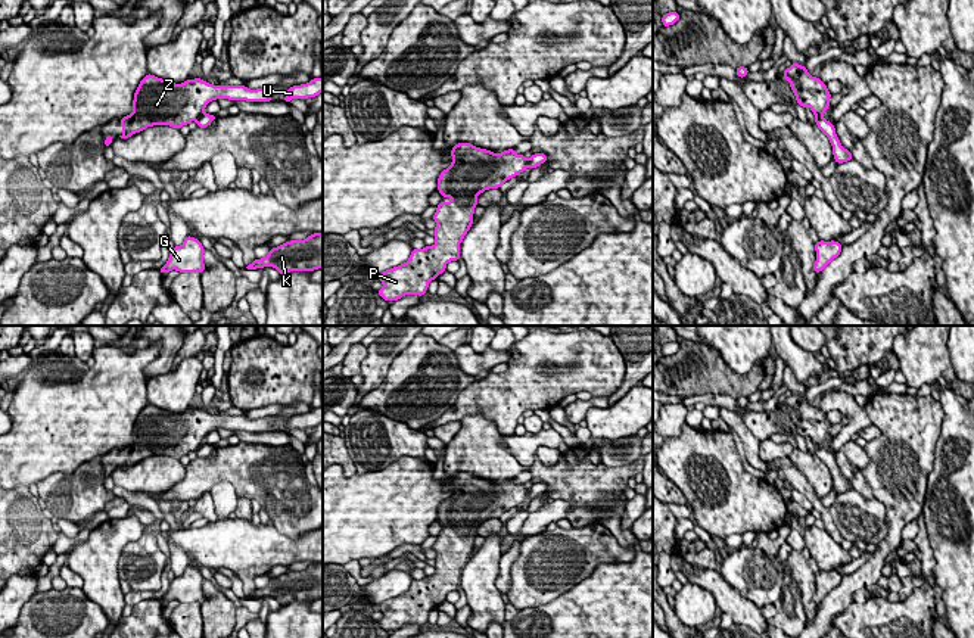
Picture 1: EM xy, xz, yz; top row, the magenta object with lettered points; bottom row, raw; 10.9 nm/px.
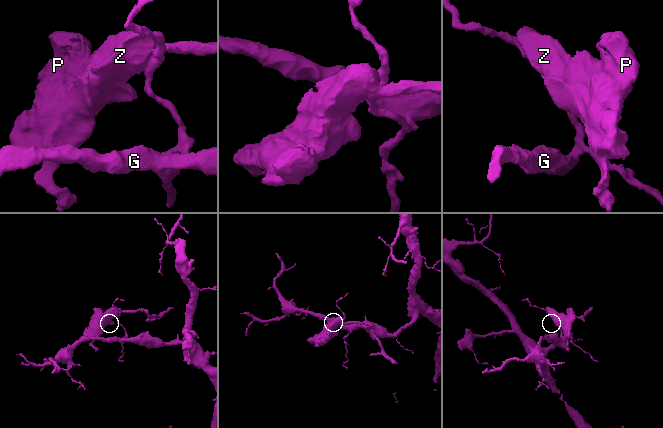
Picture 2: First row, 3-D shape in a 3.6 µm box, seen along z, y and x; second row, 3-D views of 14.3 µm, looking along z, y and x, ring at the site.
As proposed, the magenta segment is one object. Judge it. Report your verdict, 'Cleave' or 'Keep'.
Cleave

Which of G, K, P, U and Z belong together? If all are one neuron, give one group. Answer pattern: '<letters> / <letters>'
G K / P U Z

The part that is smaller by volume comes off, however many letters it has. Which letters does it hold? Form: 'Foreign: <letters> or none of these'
Foreign: P, U, Z

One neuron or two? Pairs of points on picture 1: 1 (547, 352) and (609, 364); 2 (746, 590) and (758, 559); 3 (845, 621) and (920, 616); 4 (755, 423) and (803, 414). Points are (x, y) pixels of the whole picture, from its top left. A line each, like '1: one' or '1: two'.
1: one
2: one
3: one
4: one

